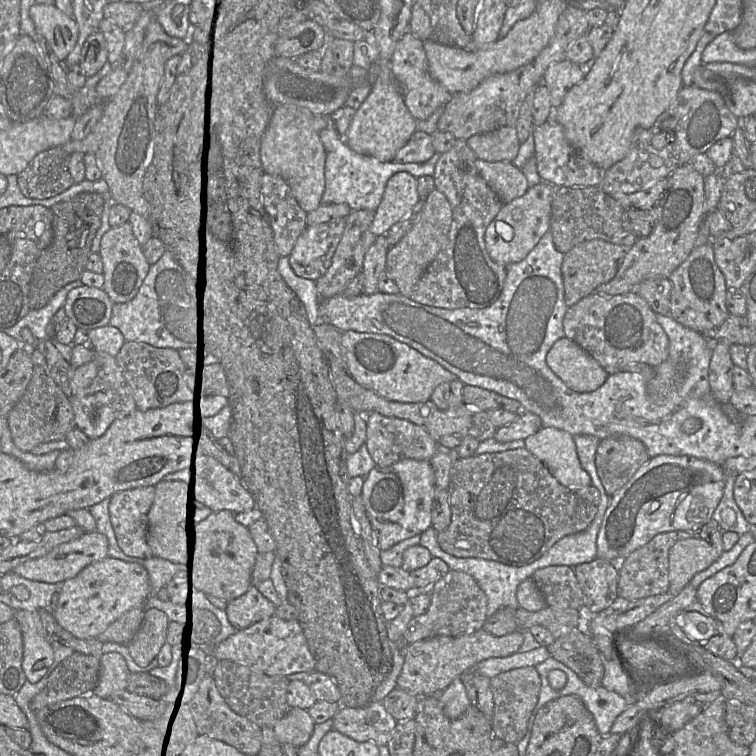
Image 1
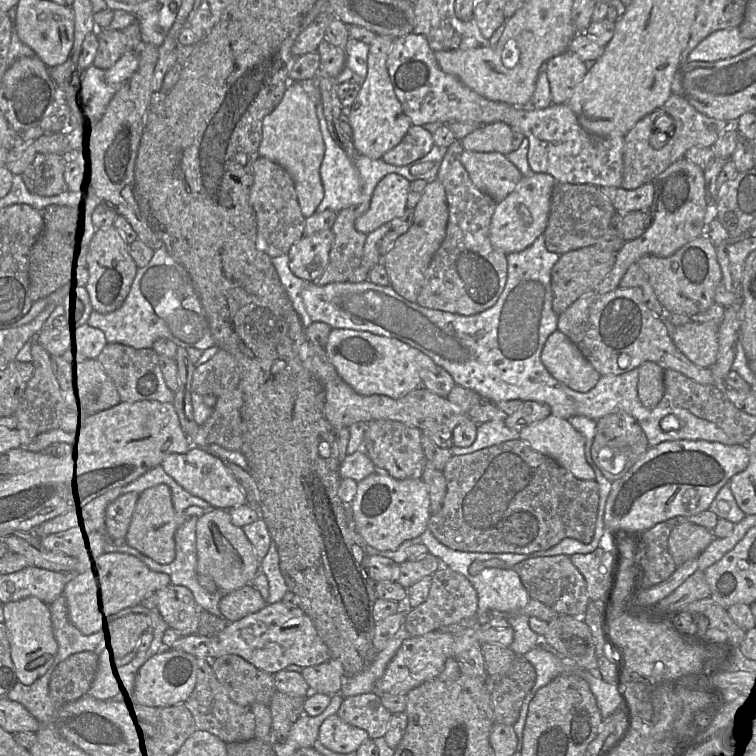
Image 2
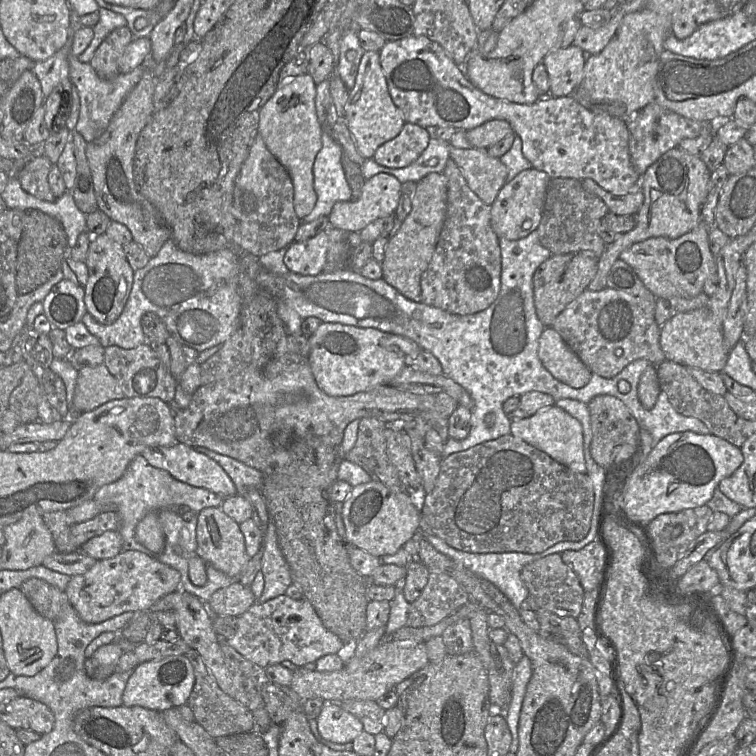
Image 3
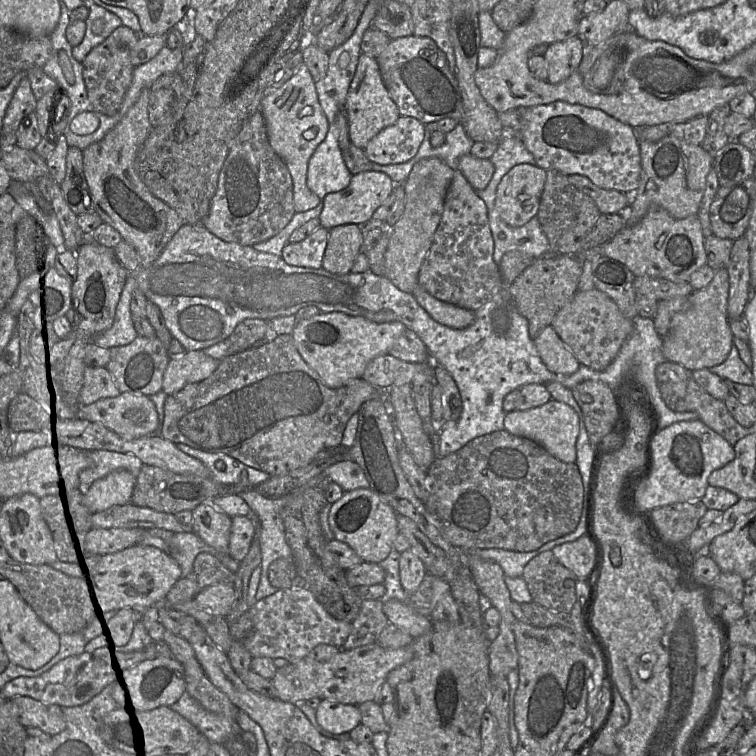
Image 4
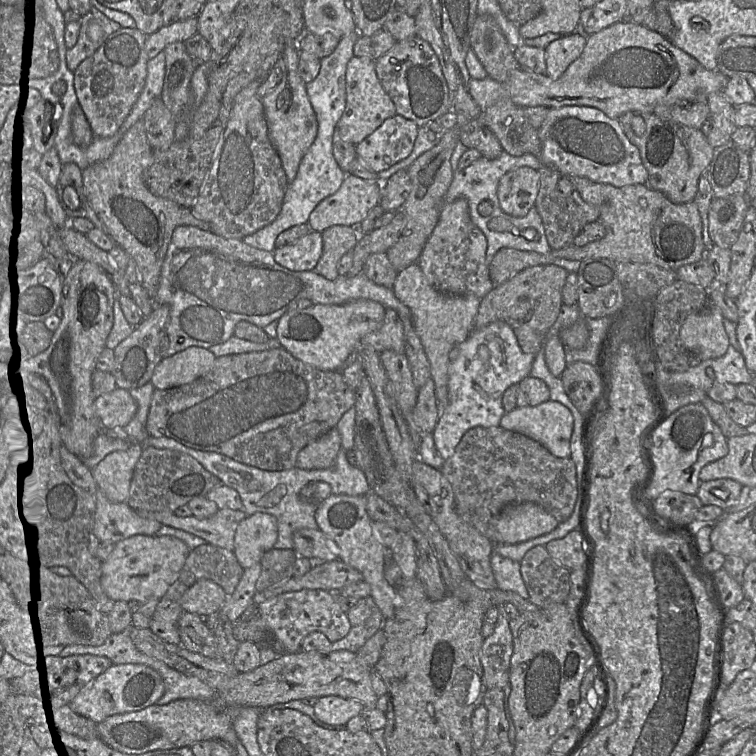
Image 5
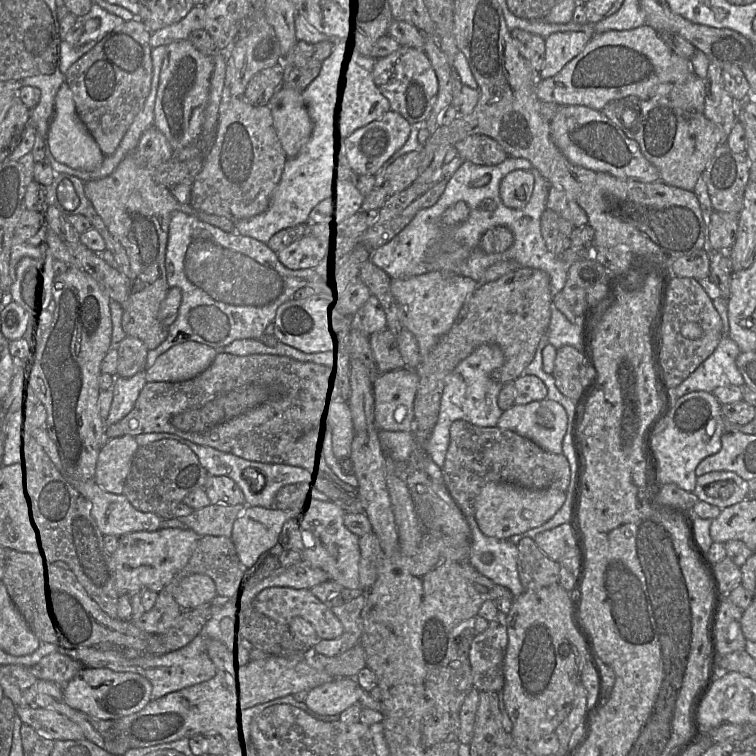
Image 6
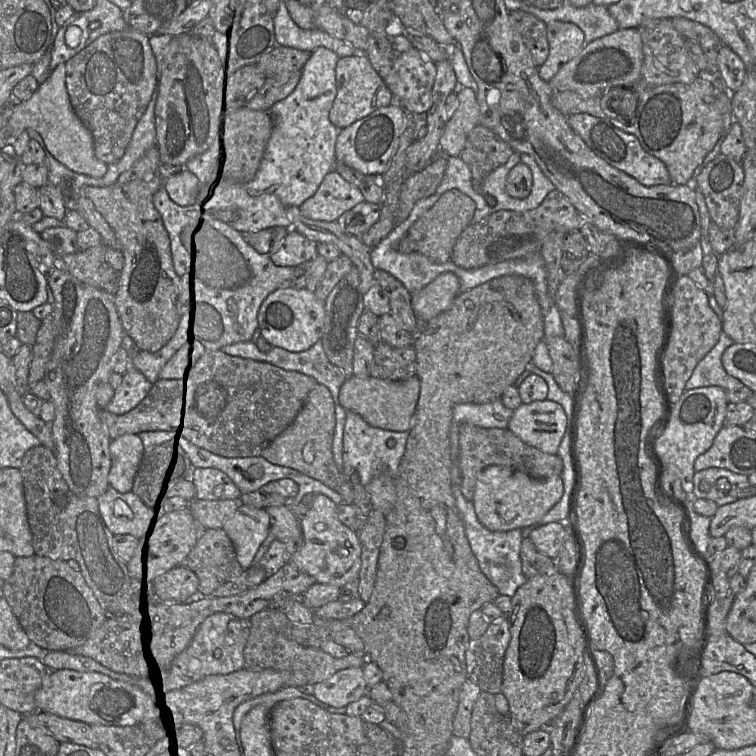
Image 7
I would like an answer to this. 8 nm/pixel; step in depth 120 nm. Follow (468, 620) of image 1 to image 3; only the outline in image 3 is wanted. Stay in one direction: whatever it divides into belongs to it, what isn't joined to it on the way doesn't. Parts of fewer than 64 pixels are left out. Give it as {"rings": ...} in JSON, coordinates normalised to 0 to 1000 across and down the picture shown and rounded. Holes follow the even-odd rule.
{"rings":[[[569,757],[556,788],[541,800],[537,828],[573,828],[622,794],[620,786],[602,766],[589,758]]]}

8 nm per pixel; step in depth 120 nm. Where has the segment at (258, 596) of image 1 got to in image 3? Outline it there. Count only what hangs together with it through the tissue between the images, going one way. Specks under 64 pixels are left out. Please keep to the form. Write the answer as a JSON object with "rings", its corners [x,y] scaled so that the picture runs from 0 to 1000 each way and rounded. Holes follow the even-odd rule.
{"rings":[[[312,767],[283,783],[274,802],[284,813],[315,816],[339,796],[340,792],[331,778]]]}

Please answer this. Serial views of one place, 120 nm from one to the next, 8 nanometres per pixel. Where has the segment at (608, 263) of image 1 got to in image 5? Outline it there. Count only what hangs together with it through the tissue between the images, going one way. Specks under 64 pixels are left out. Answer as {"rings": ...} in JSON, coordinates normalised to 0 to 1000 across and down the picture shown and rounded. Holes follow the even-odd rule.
{"rings":[[[733,349],[704,352],[688,358],[669,373],[655,378],[635,397],[627,435],[665,425],[679,435],[689,463],[709,471],[745,403],[743,382],[751,362],[750,357]]]}

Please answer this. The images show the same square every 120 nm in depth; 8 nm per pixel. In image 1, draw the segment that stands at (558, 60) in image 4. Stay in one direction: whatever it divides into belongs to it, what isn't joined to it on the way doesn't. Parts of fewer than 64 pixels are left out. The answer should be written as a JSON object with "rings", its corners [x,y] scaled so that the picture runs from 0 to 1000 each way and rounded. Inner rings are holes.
{"rings":[[[749,77],[729,85],[718,101],[717,110],[726,119],[730,142],[738,143],[751,120],[772,102],[767,87]]]}

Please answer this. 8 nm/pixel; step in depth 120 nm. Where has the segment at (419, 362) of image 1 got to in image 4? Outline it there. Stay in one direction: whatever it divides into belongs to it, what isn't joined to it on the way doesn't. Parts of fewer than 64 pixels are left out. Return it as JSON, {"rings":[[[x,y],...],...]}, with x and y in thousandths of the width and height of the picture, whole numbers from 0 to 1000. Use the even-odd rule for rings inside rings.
{"rings":[[[451,413],[422,415],[394,425],[385,440],[390,458],[405,481],[419,493],[427,508],[444,515],[478,501],[487,480],[515,468],[522,451],[538,433],[530,426],[496,427],[478,418]]]}

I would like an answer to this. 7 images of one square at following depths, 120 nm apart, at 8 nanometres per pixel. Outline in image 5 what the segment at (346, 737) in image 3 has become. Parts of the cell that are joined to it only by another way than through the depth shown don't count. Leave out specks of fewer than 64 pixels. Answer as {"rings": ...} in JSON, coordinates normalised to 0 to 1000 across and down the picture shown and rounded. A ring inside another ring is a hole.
{"rings":[[[444,919],[427,921],[414,933],[418,948],[435,959],[454,959],[478,943],[480,931],[468,925],[456,925]]]}

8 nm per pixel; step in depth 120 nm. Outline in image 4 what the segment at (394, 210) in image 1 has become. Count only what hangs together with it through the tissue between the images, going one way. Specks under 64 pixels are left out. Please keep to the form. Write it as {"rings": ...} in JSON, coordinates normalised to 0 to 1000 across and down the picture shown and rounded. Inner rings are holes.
{"rings":[[[497,226],[476,228],[466,231],[462,245],[429,261],[427,276],[422,284],[425,300],[434,304],[456,296],[471,296],[479,300],[492,290],[493,282],[513,263],[522,243],[517,235]]]}

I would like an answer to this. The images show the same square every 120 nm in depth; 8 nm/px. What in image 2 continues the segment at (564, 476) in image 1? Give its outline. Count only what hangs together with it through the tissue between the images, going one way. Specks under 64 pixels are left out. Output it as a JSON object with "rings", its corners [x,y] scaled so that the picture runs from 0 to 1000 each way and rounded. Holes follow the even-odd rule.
{"rings":[[[728,548],[687,570],[688,581],[705,595],[734,608],[767,635],[787,635],[774,606],[772,578],[749,554]]]}

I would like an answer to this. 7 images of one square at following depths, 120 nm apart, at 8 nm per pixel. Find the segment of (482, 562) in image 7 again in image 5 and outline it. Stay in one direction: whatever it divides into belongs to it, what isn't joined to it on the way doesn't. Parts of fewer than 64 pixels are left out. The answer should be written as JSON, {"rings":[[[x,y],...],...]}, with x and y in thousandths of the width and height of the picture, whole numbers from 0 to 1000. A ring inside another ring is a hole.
{"rings":[[[652,729],[648,746],[660,779],[683,783],[690,791],[698,792],[700,786],[688,757],[688,743]]]}

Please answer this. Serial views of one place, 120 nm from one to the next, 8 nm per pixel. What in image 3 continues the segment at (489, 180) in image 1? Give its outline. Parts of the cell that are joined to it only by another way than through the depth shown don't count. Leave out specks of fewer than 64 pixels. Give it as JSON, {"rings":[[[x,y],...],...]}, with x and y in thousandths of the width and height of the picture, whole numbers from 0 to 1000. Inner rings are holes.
{"rings":[[[595,193],[595,209],[598,209],[623,251],[644,271],[651,271],[663,249],[671,239],[671,221],[660,209],[646,204],[644,197],[608,197]]]}

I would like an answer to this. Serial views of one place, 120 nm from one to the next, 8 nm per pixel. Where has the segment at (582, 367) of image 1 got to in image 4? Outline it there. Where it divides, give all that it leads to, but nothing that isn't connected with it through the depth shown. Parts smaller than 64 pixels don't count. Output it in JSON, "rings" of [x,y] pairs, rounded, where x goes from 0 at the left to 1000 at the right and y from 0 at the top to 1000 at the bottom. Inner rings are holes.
{"rings":[[[729,430],[706,450],[708,459],[724,488],[734,495],[755,496],[767,480],[750,460]]]}

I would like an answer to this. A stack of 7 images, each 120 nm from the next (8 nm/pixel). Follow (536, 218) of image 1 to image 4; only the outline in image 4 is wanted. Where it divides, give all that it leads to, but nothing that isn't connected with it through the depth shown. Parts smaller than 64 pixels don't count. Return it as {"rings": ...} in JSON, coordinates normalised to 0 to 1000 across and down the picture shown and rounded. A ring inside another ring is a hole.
{"rings":[[[702,217],[677,221],[663,237],[655,276],[673,299],[688,300],[710,286],[722,225]]]}

